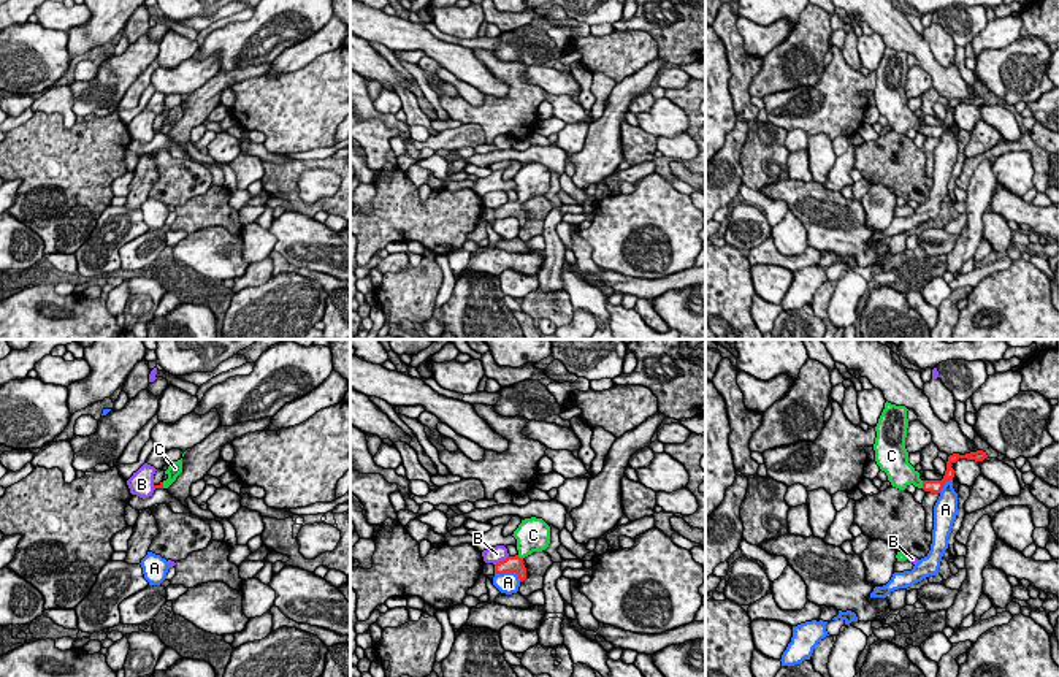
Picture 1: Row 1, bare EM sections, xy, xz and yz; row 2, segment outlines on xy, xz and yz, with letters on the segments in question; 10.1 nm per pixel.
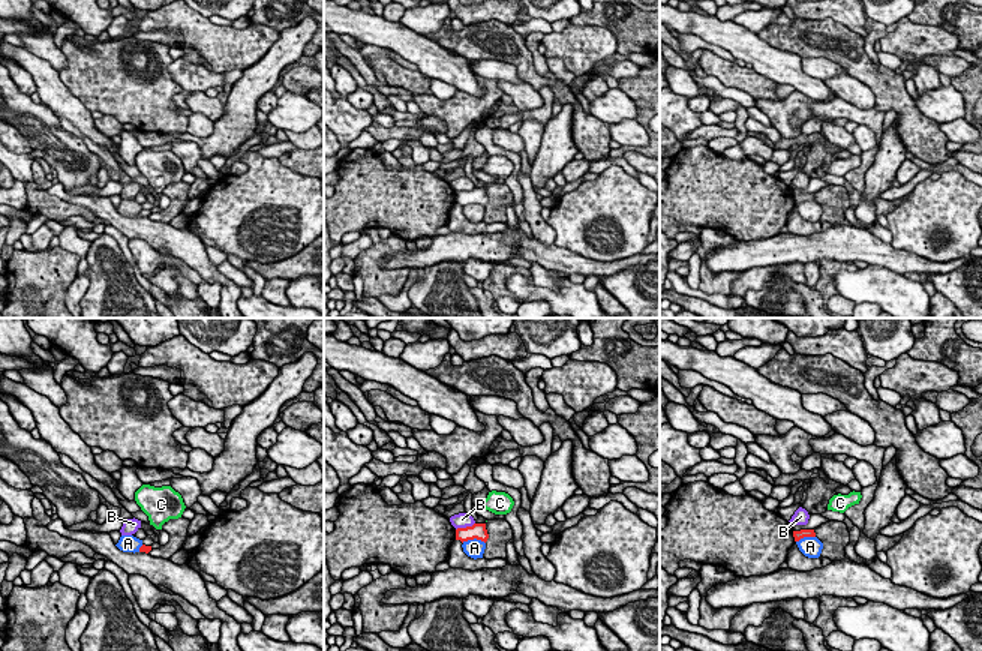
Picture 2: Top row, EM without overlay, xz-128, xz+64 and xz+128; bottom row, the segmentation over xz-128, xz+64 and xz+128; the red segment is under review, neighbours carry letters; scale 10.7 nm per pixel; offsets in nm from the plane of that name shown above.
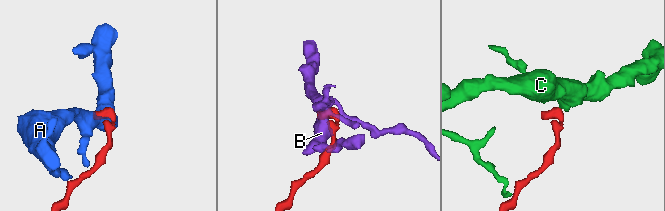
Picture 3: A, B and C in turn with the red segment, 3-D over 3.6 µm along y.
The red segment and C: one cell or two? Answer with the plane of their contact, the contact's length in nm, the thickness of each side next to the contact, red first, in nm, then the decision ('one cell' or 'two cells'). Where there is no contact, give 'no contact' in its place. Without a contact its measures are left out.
meets red in yz; contact 80 nm long; 130 nm thick on the red side, 260 nm on the other; one cell

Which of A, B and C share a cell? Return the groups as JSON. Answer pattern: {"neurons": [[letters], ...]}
{"neurons": [["A"], ["B"], ["C"]]}

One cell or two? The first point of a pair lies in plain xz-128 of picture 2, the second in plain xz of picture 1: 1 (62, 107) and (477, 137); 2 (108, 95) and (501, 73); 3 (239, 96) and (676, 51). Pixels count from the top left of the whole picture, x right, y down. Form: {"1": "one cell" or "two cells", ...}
{"1": "two cells", "2": "one cell", "3": "two cells"}

